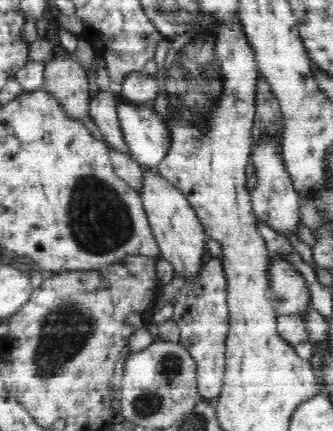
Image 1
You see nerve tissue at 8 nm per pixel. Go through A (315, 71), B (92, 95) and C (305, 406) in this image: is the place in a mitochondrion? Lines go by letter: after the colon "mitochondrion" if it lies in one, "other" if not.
A: other
B: other
C: other

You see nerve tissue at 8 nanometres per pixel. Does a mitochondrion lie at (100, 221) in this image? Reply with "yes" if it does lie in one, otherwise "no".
yes

